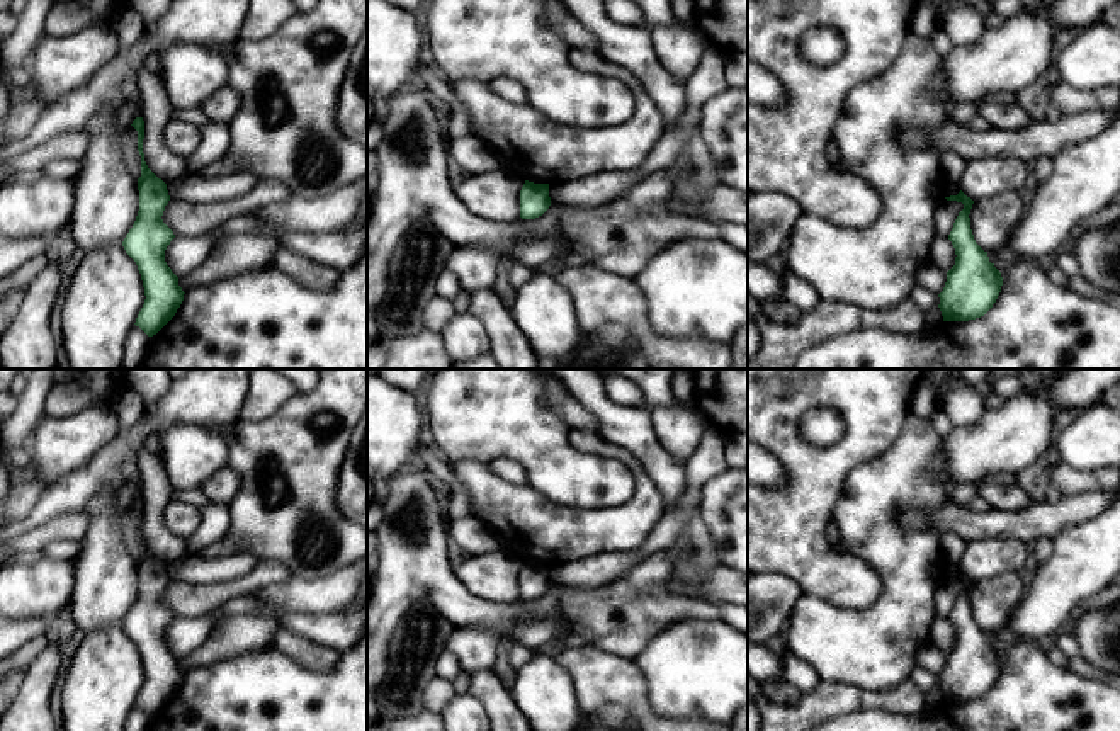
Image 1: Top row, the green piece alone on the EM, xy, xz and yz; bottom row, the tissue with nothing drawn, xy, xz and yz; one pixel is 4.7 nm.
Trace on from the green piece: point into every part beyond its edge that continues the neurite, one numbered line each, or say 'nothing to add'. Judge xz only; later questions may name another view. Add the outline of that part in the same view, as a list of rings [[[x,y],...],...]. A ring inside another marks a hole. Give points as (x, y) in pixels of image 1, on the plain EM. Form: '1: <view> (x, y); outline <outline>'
nothing to add

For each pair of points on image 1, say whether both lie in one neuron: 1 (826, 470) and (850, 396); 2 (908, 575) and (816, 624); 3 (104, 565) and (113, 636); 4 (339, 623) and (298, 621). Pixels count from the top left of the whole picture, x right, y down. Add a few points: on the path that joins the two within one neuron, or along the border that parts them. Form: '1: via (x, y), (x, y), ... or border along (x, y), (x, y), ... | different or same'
1: via (845, 451), (854, 442), (854, 415) | same
2: via (891, 600), (867, 624), (842, 624) | same
3: border along (121, 624), (85, 633) | different
4: via (328, 623), (308, 623) | same

